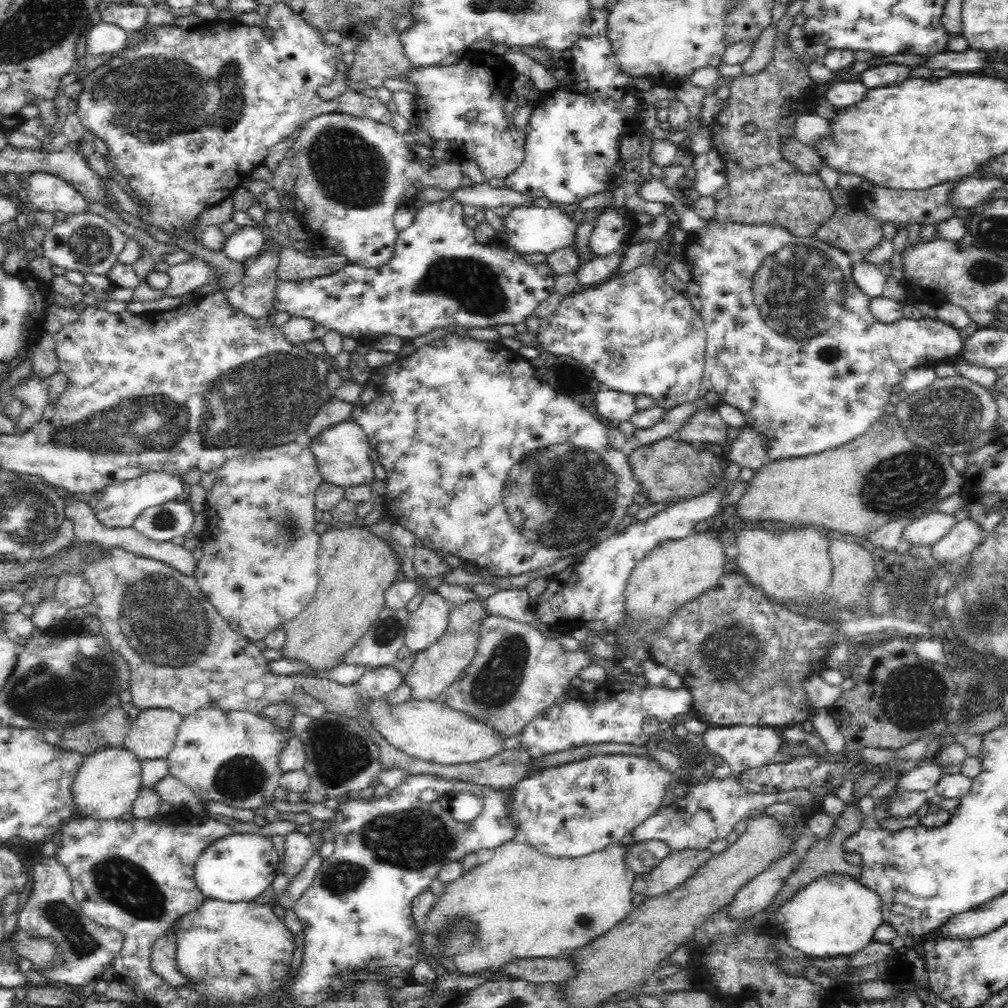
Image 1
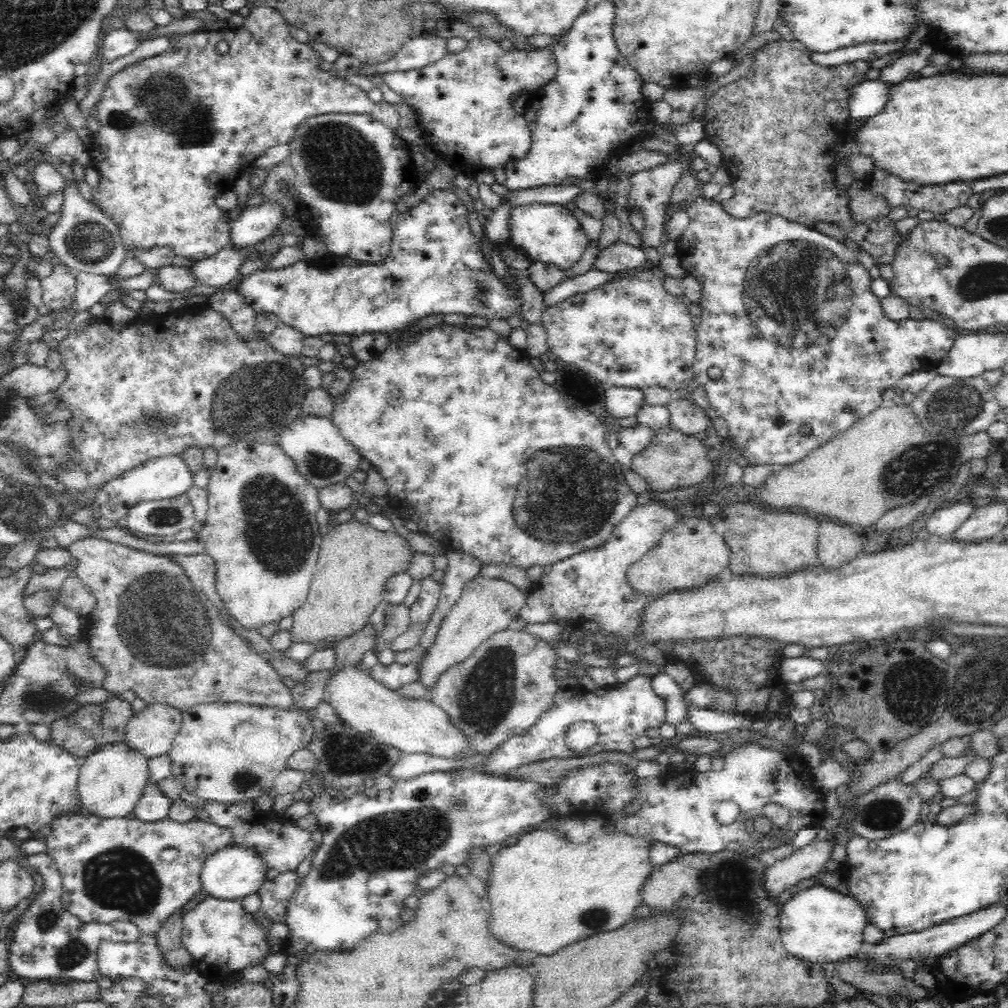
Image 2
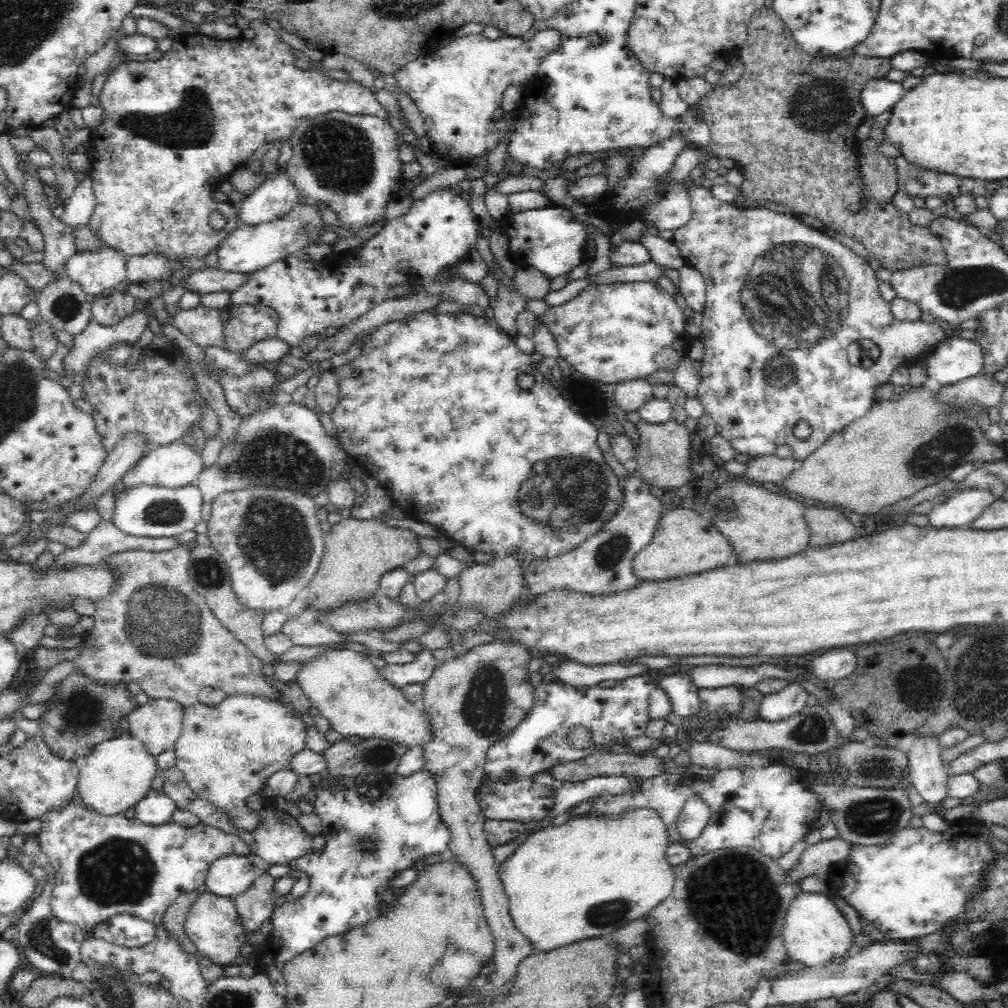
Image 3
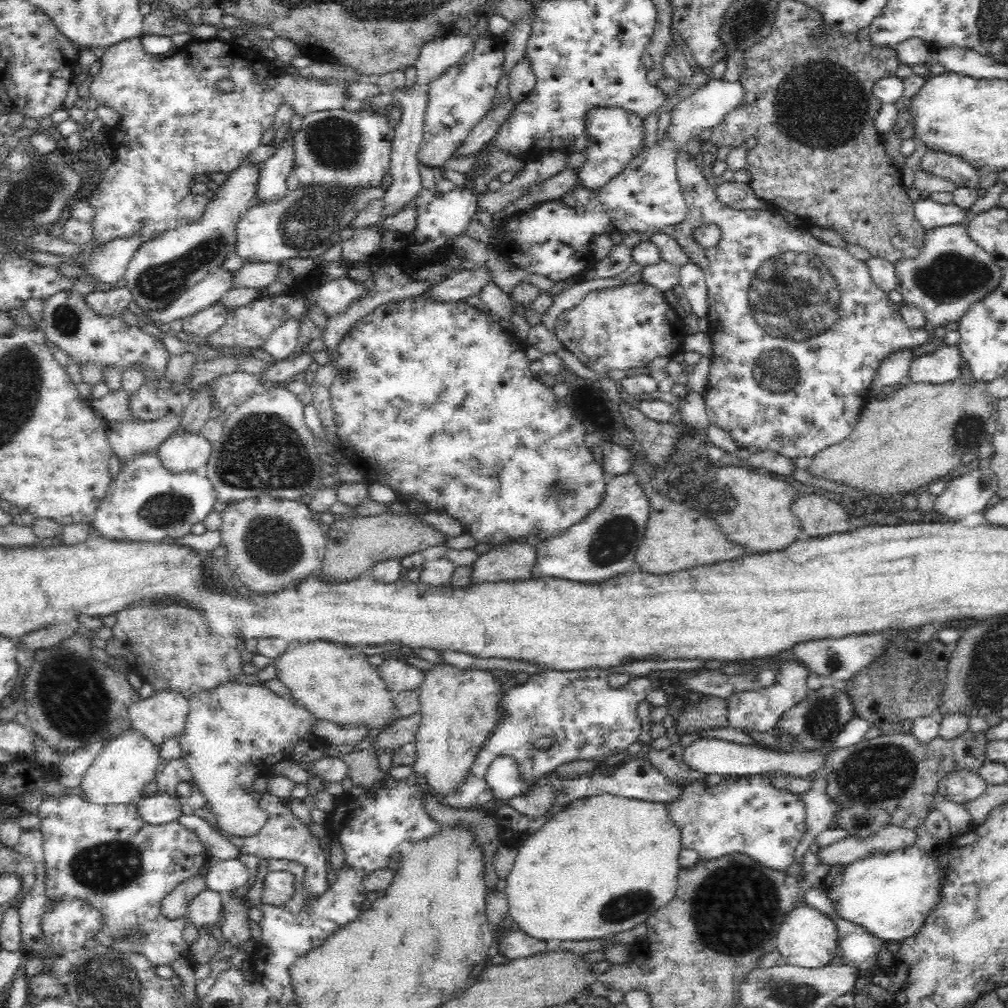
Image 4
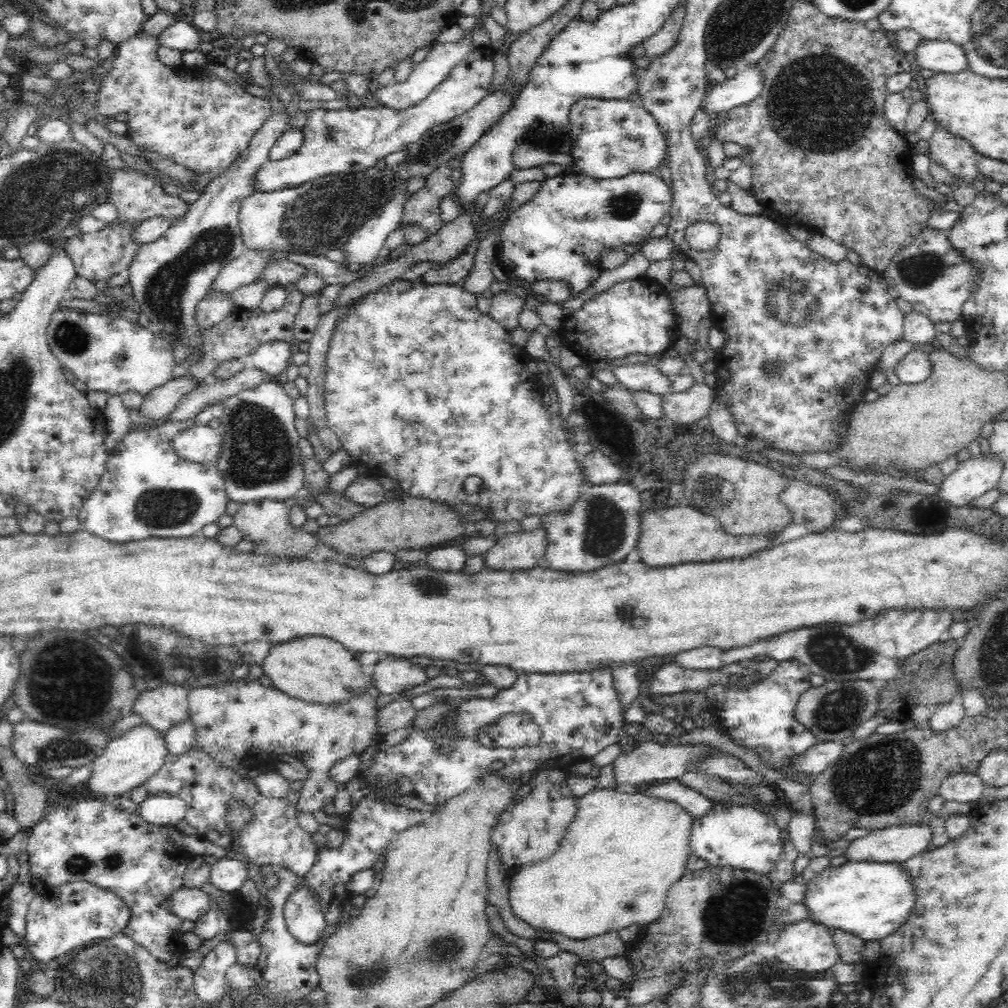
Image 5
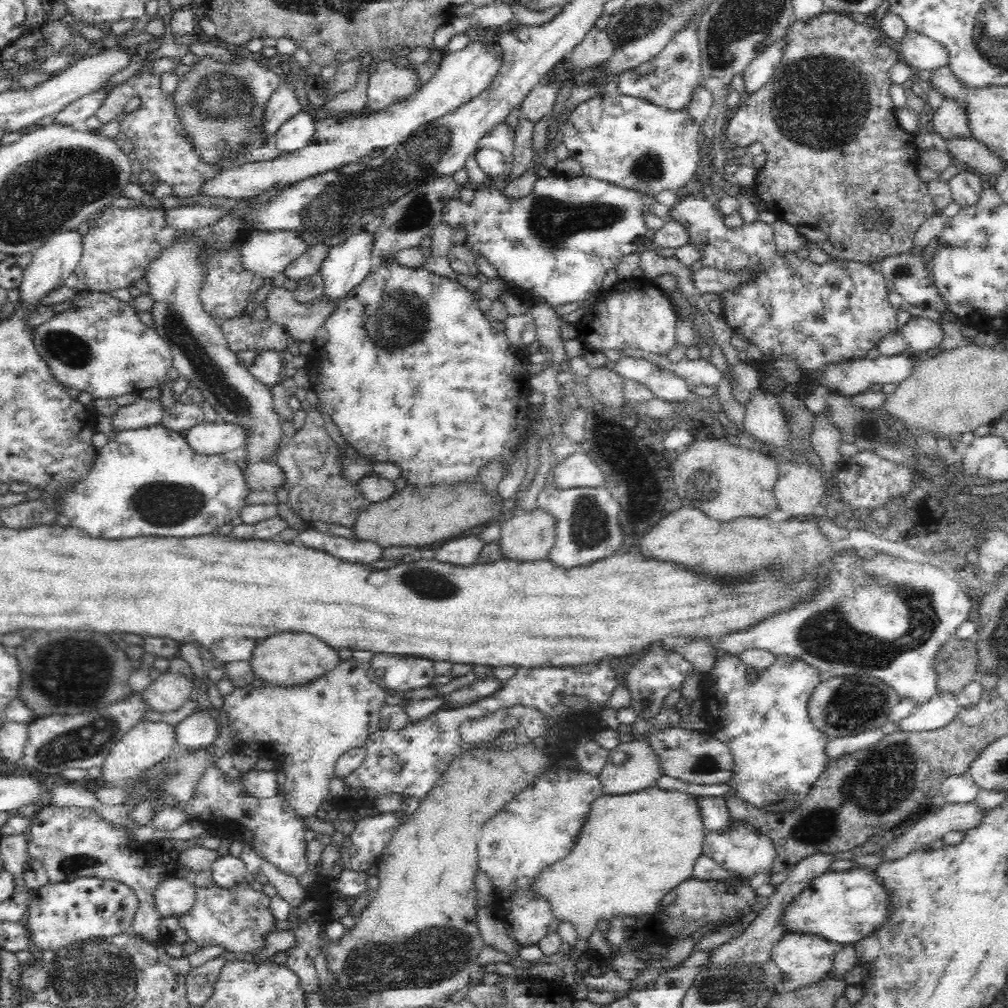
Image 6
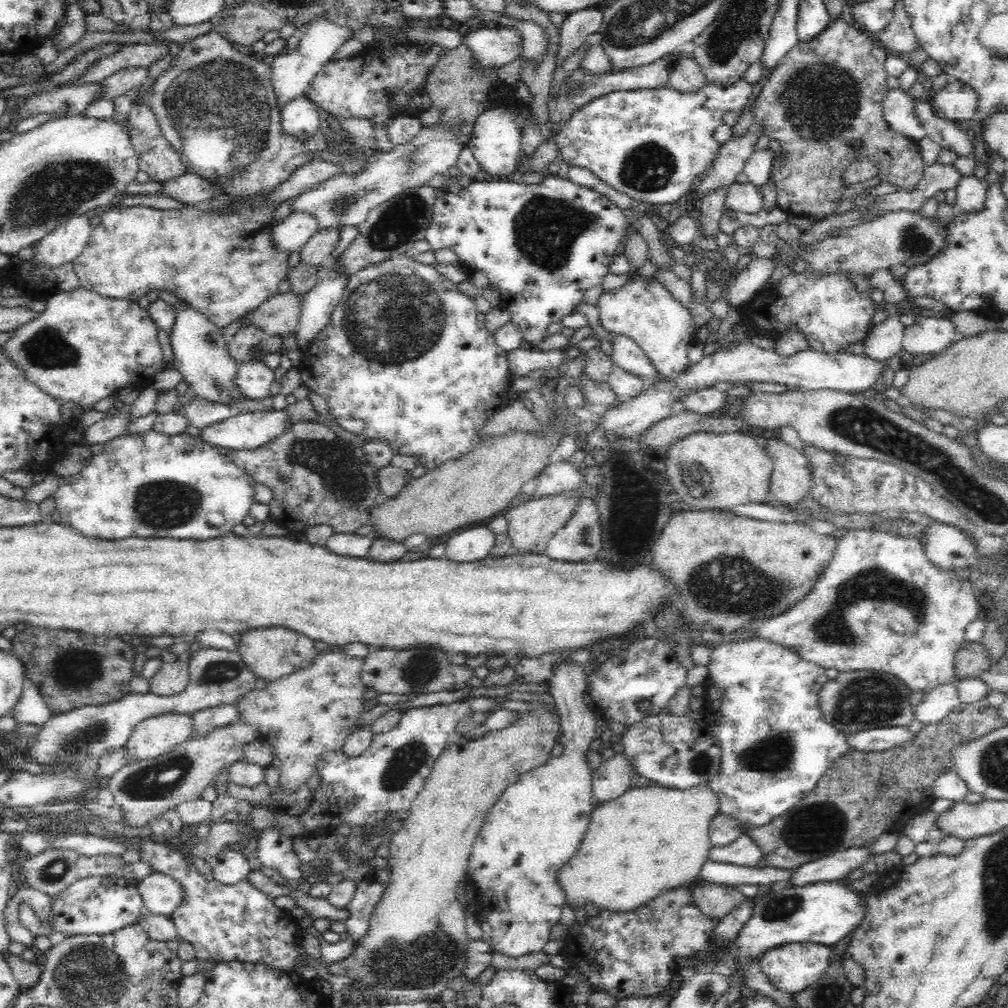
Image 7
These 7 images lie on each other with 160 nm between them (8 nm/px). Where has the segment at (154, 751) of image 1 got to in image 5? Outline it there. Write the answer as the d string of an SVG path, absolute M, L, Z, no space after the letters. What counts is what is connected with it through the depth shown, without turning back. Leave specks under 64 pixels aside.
M164 682L156 689L139 693L132 713L140 717L141 724L154 727L164 734L175 724L188 719L188 693L188 688L182 685Z

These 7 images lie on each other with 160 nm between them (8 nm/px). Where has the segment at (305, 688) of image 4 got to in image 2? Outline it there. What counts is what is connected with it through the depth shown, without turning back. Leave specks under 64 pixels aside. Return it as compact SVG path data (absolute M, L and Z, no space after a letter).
M360 664L346 666L340 670L332 670L333 676L326 687L326 701L337 712L338 718L353 730L366 733L373 743L383 743L398 749L402 755L410 753L428 753L430 756L440 758L456 758L458 754L466 754L470 750L469 738L465 736L454 724L449 721L449 716L439 706L428 699L405 699L396 691L390 690L386 685L378 683L370 677L368 671L362 669Z

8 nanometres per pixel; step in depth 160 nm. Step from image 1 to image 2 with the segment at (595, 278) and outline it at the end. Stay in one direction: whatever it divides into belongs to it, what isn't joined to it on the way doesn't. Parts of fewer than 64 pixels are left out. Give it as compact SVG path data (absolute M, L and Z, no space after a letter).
M618 241L600 251L592 268L606 273L622 273L645 267L647 263L642 249Z

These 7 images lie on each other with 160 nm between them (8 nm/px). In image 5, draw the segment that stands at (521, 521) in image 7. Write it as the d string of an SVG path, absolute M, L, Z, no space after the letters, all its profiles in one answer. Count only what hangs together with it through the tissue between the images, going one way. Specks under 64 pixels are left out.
M540 527L534 531L508 533L497 539L482 556L486 571L519 571L543 566L546 552L546 531Z

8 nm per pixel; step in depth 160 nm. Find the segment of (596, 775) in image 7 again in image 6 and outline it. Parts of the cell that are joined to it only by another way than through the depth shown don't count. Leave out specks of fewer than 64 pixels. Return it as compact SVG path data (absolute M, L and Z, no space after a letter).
M636 739L635 741L620 743L609 751L606 766L604 766L599 774L600 783L604 787L604 794L631 794L648 788L658 787L657 781L664 774L656 753L657 751L648 739Z

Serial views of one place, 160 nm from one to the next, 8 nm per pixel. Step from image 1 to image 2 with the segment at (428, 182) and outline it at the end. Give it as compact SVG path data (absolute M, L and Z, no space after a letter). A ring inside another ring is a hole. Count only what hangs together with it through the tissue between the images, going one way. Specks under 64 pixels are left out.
M491 38L472 40L466 50L458 54L445 54L438 62L430 63L418 70L382 73L383 82L402 96L406 104L416 108L418 130L426 132L426 144L436 148L440 154L449 156L449 161L460 160L466 168L498 168L512 161L518 161L531 146L531 132L526 119L512 109L510 96L516 90L535 91L554 80L557 74L557 62L552 50L518 49L504 52L500 44ZM321 114L316 117L307 118L298 125L298 130L289 142L289 159L295 170L294 186L298 192L298 198L302 202L302 206L313 216L311 223L311 231L320 236L322 242L326 244L329 253L336 254L336 256L352 257L360 262L382 262L389 254L390 242L393 241L393 228L391 228L392 218L397 213L397 204L402 200L403 196L411 193L420 181L415 177L414 179L406 179L408 176L408 154L406 150L402 150L402 141L398 138L398 133L395 129L383 124L374 117L365 114Z

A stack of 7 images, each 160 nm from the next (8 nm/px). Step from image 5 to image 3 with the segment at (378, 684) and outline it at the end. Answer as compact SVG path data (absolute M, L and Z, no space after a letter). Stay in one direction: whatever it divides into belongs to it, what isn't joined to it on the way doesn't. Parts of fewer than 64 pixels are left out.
M422 646L413 661L407 659L403 664L386 663L377 671L397 689L401 689L406 685L425 683L442 663L444 661L436 660L432 655L432 649Z

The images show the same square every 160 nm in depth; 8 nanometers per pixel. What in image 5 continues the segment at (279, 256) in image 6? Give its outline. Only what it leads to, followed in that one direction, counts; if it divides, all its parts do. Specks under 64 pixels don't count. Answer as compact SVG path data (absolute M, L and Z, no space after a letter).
M246 250L238 258L231 260L216 274L216 278L210 284L208 293L230 294L237 288L248 286L258 281L260 272L268 262L272 262L274 251L270 250Z

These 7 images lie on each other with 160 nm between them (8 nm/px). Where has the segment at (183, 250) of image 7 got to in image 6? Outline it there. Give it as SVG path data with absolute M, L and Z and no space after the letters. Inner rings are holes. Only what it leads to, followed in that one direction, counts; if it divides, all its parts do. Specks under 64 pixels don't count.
M110 206L97 218L97 226L82 236L82 256L75 274L92 293L109 293L116 288L133 290L132 280L142 279L150 262L158 257L162 248L174 242L181 232L166 225L164 209L158 211L138 206ZM240 244L234 245L228 250L222 250L222 253L217 257L210 257L206 266L206 274L201 284L199 296L203 310L216 322L235 318L244 313L247 301L252 297L252 294L258 288L262 288L267 281L270 281L242 269L239 246Z

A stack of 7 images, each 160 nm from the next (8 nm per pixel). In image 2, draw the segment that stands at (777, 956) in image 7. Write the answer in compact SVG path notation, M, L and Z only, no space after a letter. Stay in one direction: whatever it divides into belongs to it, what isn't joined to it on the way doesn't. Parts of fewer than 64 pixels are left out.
M815 884L791 895L780 912L781 941L787 952L797 959L828 966L854 956L866 944L864 930L870 924L868 912L851 894Z

